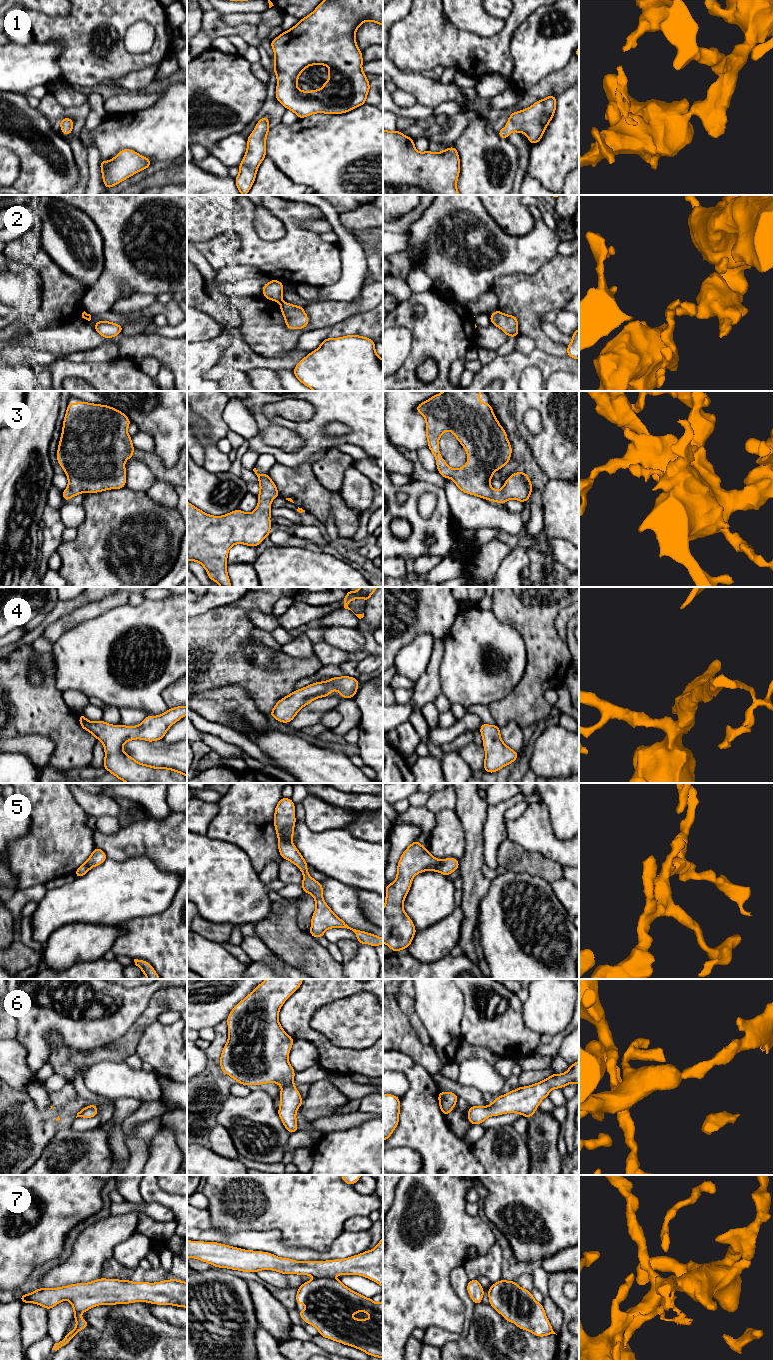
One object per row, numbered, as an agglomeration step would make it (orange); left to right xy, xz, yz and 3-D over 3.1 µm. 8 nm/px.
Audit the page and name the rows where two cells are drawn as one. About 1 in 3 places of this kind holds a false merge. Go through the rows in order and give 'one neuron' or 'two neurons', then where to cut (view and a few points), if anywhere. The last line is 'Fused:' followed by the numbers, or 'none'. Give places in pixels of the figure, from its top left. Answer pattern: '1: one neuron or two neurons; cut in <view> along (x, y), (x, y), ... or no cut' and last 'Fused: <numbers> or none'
1: one neuron; no cut
2: two neurons; cut in xz along (283, 302), (280, 304)
3: one neuron; no cut
4: one neuron; no cut
5: one neuron; no cut
6: one neuron; no cut
7: one neuron; no cut
Fused: 2

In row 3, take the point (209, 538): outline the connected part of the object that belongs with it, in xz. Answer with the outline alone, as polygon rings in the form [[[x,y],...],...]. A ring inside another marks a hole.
[[[256,468],[253,471],[258,477],[260,491],[258,506],[251,513],[237,509],[223,516],[212,516],[187,501],[187,561],[199,562],[209,579],[220,587],[231,587],[226,569],[229,549],[235,544],[257,547],[270,534],[271,502],[280,494],[268,474],[258,474]]]

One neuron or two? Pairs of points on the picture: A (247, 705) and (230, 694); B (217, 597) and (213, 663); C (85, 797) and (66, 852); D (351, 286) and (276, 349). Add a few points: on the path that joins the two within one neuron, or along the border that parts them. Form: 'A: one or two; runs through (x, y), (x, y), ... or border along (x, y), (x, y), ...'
A: one; runs through (243, 703), (234, 694)
B: two; border along (238, 599), (224, 605), (212, 607), (197, 615)
C: two; border along (71, 793), (76, 802), (90, 814)
D: two; border along (352, 299), (323, 301)

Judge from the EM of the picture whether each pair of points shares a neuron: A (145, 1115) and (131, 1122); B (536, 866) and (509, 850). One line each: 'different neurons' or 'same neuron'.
A: same neuron
B: same neuron

